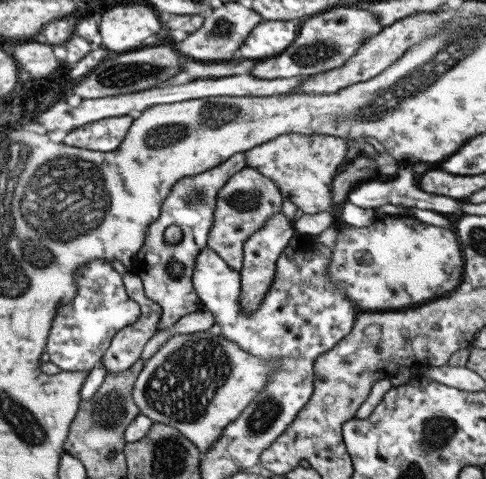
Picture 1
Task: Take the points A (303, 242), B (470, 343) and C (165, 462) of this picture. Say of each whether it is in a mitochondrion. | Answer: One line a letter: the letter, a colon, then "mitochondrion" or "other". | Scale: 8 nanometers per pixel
A: other
B: other
C: mitochondrion

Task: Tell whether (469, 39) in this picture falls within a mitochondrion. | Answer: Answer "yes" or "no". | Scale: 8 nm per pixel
yes

